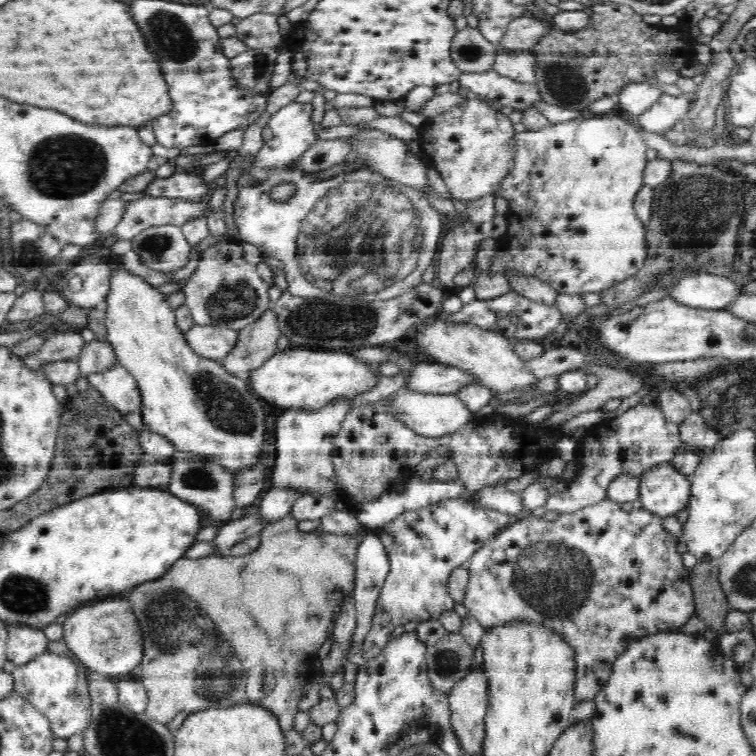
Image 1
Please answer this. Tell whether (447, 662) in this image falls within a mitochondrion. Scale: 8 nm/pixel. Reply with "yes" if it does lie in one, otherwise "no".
yes

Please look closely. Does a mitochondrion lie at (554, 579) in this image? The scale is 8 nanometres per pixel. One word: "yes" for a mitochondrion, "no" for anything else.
yes

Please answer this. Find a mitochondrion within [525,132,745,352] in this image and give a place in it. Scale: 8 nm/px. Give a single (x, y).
(702, 209)

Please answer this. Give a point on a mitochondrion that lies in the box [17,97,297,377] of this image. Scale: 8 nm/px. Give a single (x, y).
(65, 165)

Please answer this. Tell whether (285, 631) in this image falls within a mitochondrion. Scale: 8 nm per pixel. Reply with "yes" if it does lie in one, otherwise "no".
no

